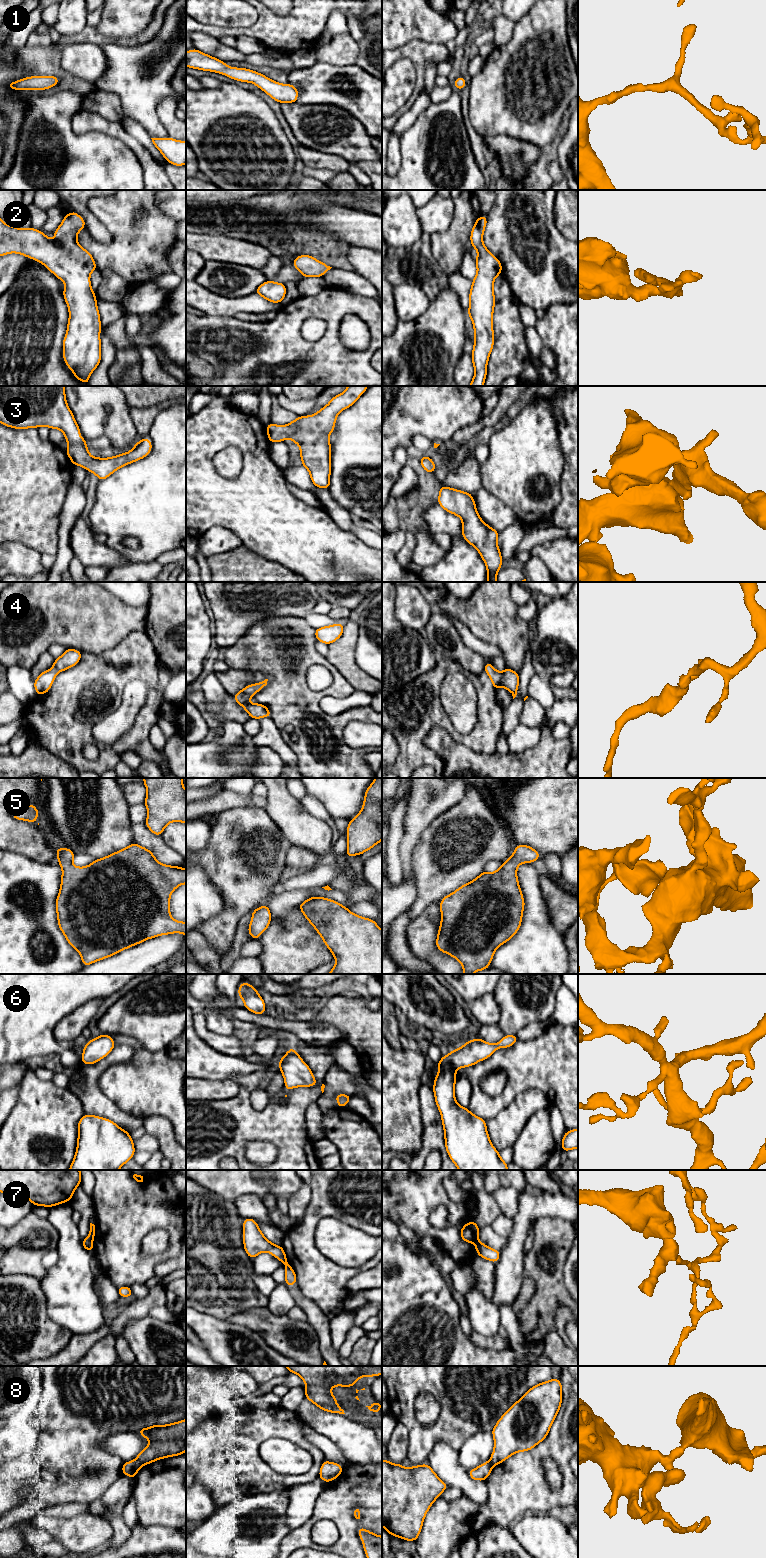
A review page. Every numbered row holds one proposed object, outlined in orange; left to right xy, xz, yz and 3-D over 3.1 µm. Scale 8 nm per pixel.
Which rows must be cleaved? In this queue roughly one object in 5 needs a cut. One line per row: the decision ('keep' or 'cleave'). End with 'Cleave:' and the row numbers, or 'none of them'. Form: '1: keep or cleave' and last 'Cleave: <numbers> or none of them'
1: keep
2: keep
3: keep
4: keep
5: keep
6: keep
7: cleave
8: cleave
Cleave: 7, 8

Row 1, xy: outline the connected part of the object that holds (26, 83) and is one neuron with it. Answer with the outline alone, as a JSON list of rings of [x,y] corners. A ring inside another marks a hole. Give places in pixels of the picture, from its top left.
[[[32,76],[21,80],[10,82],[7,87],[13,90],[30,90],[34,89],[45,90],[54,87],[59,83],[59,78],[56,76]]]

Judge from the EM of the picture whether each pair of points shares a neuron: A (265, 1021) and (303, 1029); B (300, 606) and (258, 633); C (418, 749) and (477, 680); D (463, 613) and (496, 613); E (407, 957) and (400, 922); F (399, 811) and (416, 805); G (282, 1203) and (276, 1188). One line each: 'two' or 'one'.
A: one
B: two
C: one
D: one
E: one
F: two
G: two

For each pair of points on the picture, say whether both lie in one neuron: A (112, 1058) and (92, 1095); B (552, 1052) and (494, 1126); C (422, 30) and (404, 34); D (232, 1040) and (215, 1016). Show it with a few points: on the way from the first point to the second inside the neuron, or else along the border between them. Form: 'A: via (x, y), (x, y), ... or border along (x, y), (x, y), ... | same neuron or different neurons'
A: via (102, 1065), (92, 1075), (92, 1085) | same neuron
B: border along (544, 1093), (535, 1089), (520, 1092), (503, 1109) | different neurons
C: via (418, 31), (408, 31) | same neuron
D: border along (207, 1023), (207, 1026), (216, 1033), (231, 1034) | different neurons

